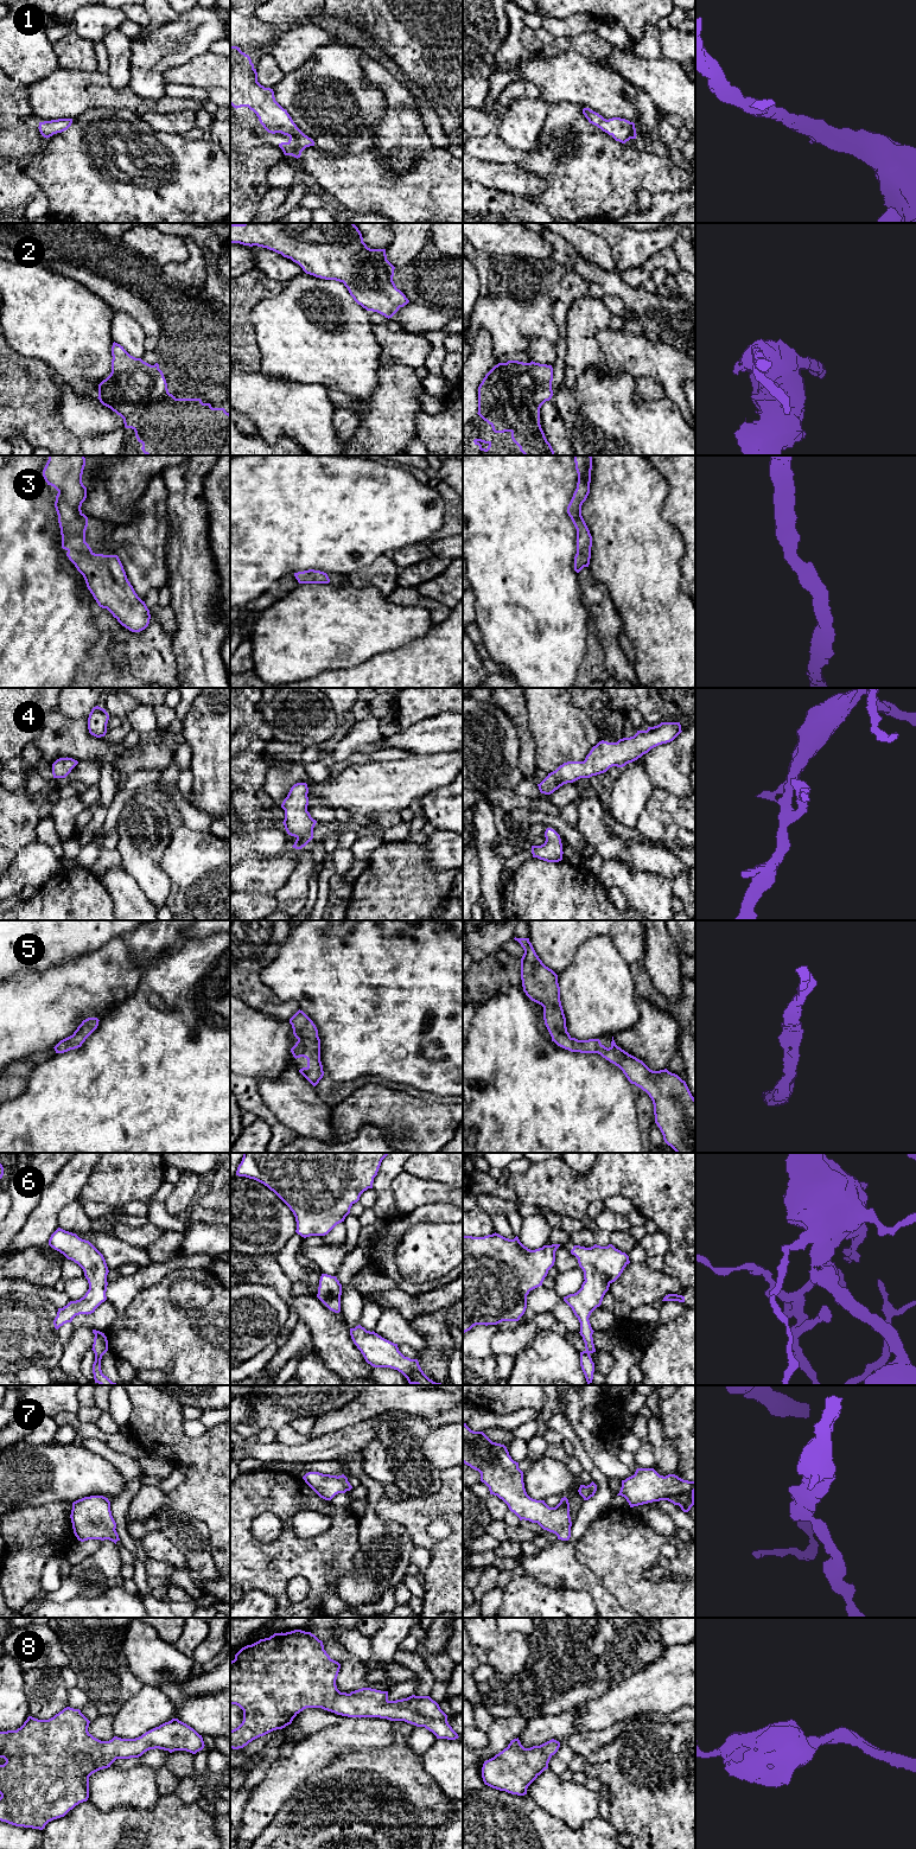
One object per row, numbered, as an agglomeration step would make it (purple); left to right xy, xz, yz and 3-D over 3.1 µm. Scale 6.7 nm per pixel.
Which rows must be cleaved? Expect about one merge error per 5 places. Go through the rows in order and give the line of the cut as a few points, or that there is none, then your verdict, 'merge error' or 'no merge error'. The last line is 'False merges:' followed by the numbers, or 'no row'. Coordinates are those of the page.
1: no cut | no merge error
2: no cut | no merge error
3: no cut | no merge error
4: no cut | no merge error
5: no cut | no merge error
6: no cut | no merge error
7: no cut | no merge error
8: no cut | no merge error
False merges: no row

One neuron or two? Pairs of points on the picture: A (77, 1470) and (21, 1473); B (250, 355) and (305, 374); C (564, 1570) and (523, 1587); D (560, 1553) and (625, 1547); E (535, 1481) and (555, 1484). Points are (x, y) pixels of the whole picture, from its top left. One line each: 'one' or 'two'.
A: one
B: two
C: two
D: two
E: one

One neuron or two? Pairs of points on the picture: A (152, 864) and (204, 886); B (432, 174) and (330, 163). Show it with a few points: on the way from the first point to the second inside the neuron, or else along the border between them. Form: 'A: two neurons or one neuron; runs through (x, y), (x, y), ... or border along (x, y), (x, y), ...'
A: two neurons; border along (170, 841), (161, 860), (170, 879), (166, 896)
B: one neuron; runs through (407, 183), (360, 183), (355, 180)

